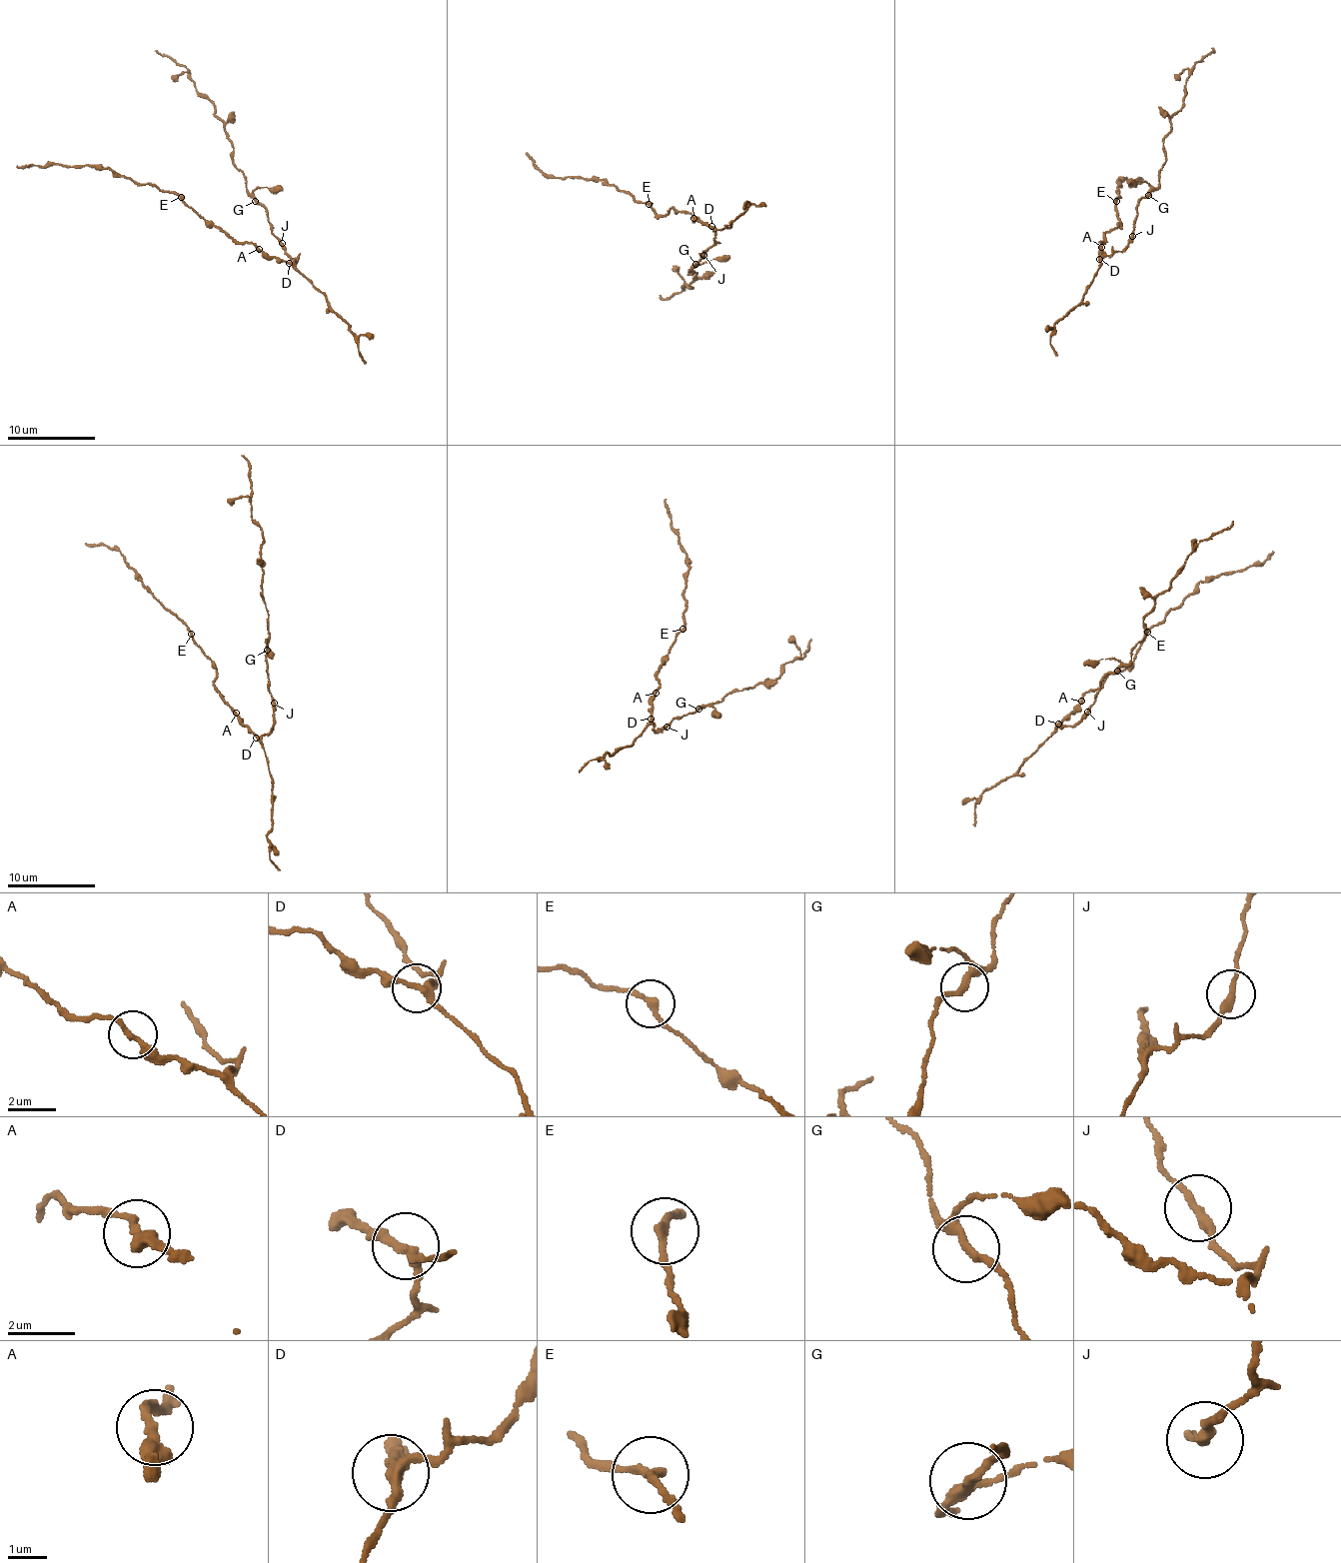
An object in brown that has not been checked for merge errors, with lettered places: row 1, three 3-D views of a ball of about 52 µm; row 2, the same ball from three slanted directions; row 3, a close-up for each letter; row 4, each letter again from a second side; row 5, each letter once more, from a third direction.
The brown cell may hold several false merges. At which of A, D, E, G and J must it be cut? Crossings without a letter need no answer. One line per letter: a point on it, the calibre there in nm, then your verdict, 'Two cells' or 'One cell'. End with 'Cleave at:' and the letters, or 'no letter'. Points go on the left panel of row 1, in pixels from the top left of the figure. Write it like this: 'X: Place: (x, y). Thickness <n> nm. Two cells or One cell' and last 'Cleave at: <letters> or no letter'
A: Place: (259, 249). Thickness 240 nm. One cell
D: Place: (289, 263). Thickness 220 nm. One cell
E: Place: (181, 197). Thickness 220 nm. One cell
G: Place: (255, 201). Thickness 180 nm. One cell
J: Place: (282, 243). Thickness 260 nm. One cell
Cleave at: no letter

